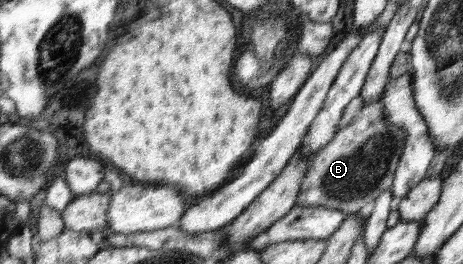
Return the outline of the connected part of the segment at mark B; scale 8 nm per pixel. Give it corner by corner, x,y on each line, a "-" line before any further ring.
379,101
359,110
349,126
337,132
321,152
313,156
308,174
303,179
296,206
326,207
342,210
348,216
373,205
382,192
392,188
400,158
407,142
406,132
390,125
384,118
384,105

